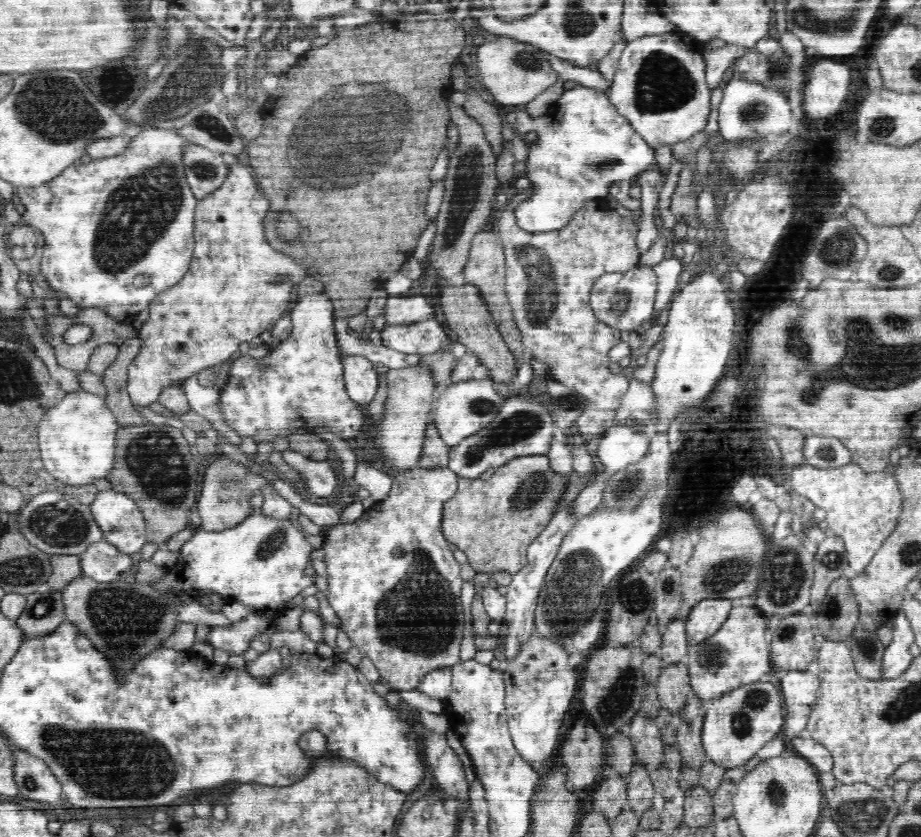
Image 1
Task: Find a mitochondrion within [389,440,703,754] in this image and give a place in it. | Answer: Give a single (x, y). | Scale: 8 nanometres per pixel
(571, 593)

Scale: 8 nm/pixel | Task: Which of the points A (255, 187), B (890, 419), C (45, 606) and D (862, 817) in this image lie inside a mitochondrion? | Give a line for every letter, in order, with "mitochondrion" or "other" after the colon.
A: other
B: other
C: mitochondrion
D: mitochondrion

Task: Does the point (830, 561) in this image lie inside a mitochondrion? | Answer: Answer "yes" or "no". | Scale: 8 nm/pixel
yes

